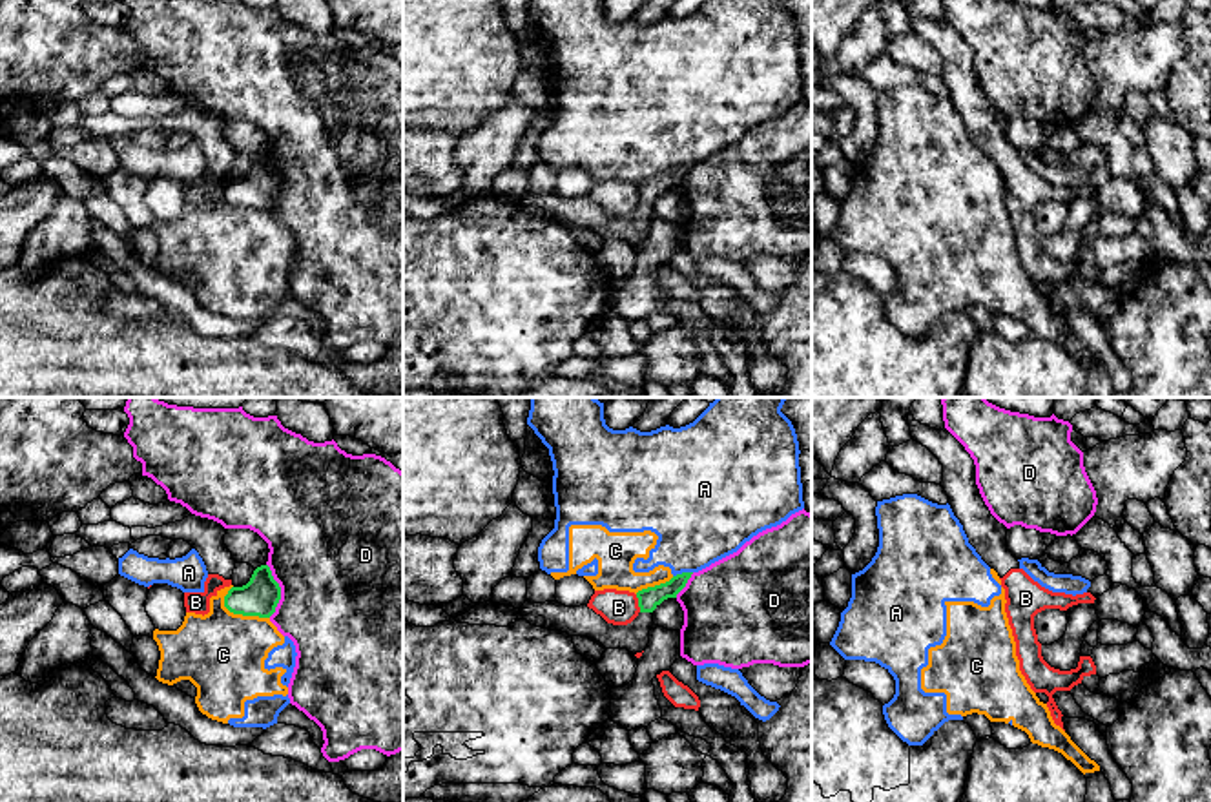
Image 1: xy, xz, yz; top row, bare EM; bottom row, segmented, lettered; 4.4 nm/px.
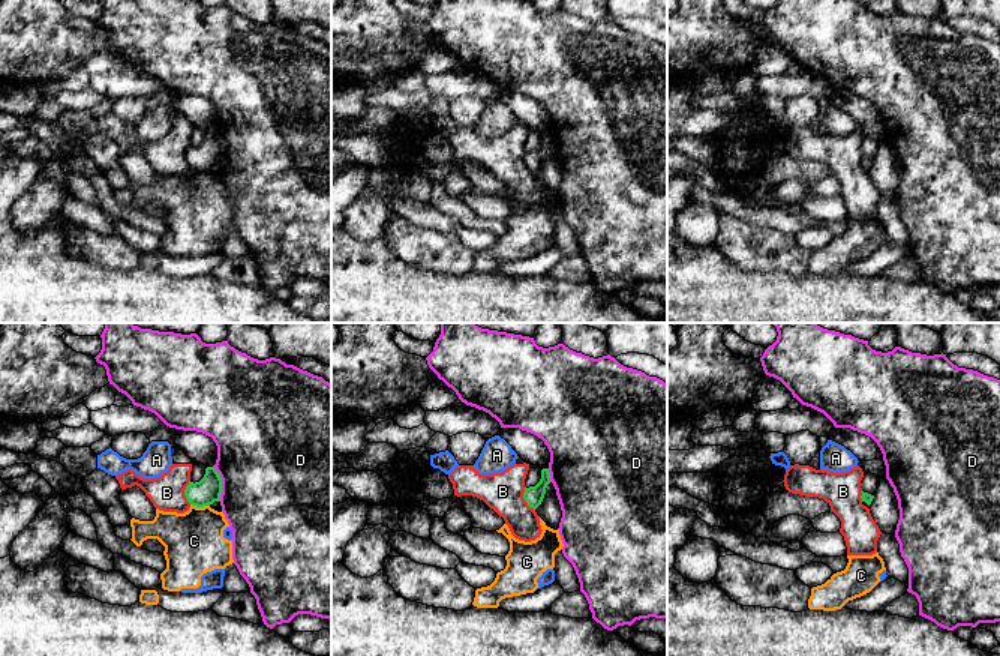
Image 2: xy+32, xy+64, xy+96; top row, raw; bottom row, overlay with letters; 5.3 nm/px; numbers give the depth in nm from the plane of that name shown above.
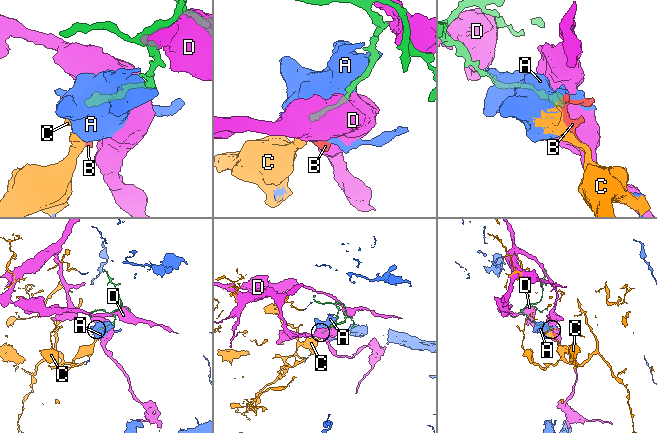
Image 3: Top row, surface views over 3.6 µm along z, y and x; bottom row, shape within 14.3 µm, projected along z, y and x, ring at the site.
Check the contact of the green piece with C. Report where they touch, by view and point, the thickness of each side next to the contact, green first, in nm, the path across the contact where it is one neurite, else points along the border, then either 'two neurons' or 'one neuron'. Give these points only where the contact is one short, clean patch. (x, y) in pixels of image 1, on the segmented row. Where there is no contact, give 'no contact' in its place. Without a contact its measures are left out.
xy (243, 615) | 170/380 nm | along xy (223, 596), (223, 604), (234, 613), (269, 618) | two neurons

